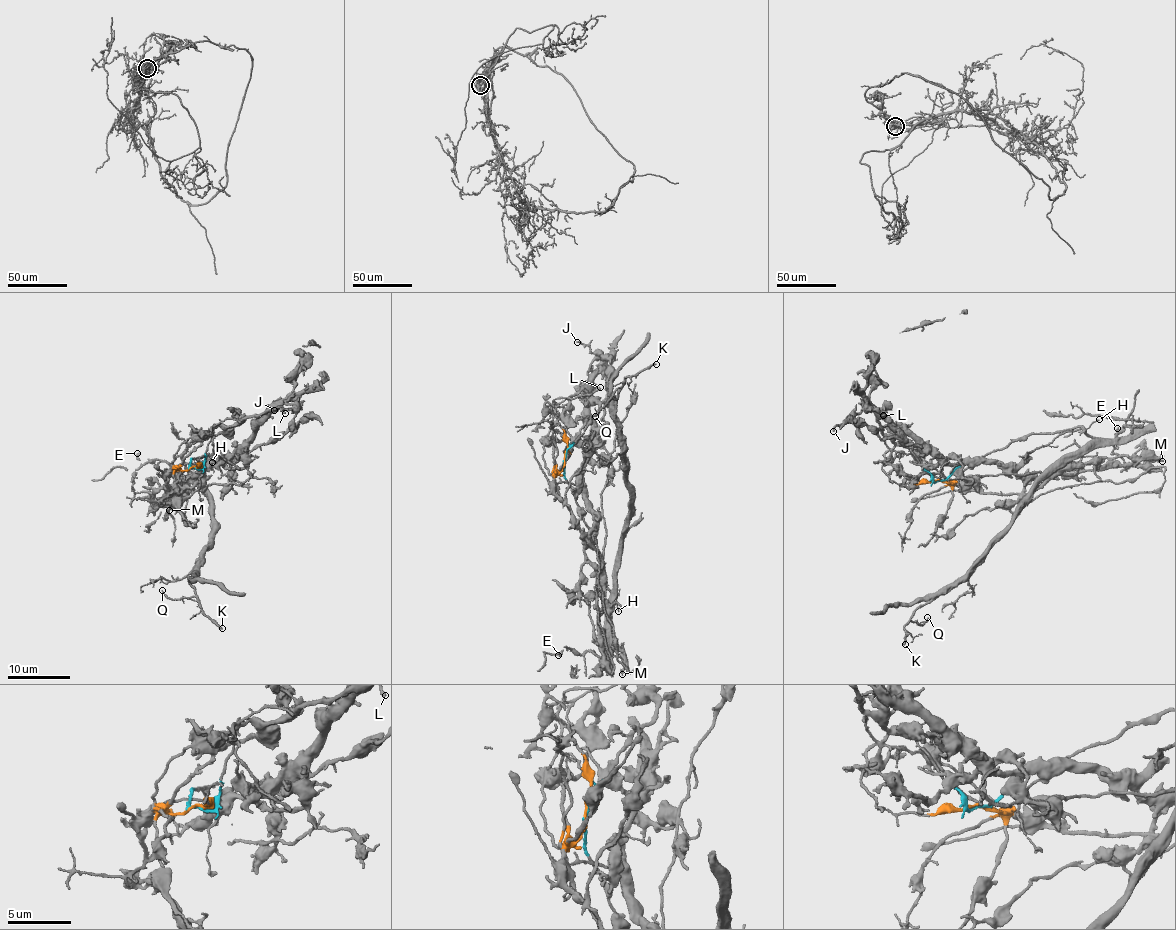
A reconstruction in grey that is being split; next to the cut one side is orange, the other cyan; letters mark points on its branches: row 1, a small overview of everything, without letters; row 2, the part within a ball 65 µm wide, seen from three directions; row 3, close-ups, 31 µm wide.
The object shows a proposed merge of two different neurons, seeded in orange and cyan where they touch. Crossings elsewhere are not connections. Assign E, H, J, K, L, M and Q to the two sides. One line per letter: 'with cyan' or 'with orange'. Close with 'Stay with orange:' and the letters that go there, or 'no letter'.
E: with cyan
H: with cyan
J: with orange
K: with cyan
L: with orange
M: with orange
Q: with cyan
Stay with orange: J, L, M

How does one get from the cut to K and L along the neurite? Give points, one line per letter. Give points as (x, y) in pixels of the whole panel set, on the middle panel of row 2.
K: (566, 455), (566, 478), (615, 595), (608, 605), (630, 513), (615, 408), (628, 376), (656, 364)
L: (566, 455), (560, 471), (555, 468), (553, 444), (563, 436), (563, 410), (582, 388), (592, 391), (600, 387)

